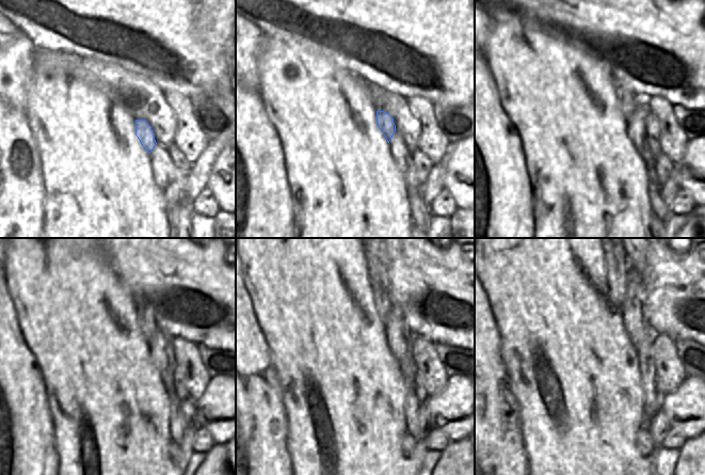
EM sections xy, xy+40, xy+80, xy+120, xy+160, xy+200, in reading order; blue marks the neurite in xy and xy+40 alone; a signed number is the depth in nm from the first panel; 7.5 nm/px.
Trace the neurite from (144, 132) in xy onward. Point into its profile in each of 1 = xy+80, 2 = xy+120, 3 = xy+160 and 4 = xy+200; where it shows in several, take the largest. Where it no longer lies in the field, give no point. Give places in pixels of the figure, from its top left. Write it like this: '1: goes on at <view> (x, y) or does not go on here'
1: goes on at xy+80 (627, 99)
2: goes on at xy+120 (145, 317)
3: goes on at xy+160 (377, 259)
4: goes on at xy+200 (615, 259)

